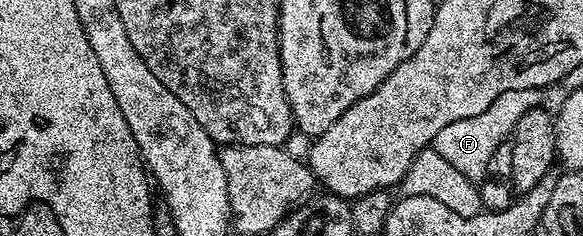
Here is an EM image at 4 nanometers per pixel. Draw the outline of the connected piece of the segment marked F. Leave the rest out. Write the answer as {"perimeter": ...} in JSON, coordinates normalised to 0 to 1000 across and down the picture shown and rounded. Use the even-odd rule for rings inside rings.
{"perimeter":[[[937,377],[864,386],[864,403],[844,419],[844,445],[834,475],[825,475],[823,487],[804,504],[784,508],[751,555],[739,597],[739,627],[762,661],[775,708],[794,729],[808,767],[825,771],[835,746],[846,648],[880,568],[885,521],[892,513],[892,487],[899,487],[899,470],[931,458],[938,441],[940,398]]]}

